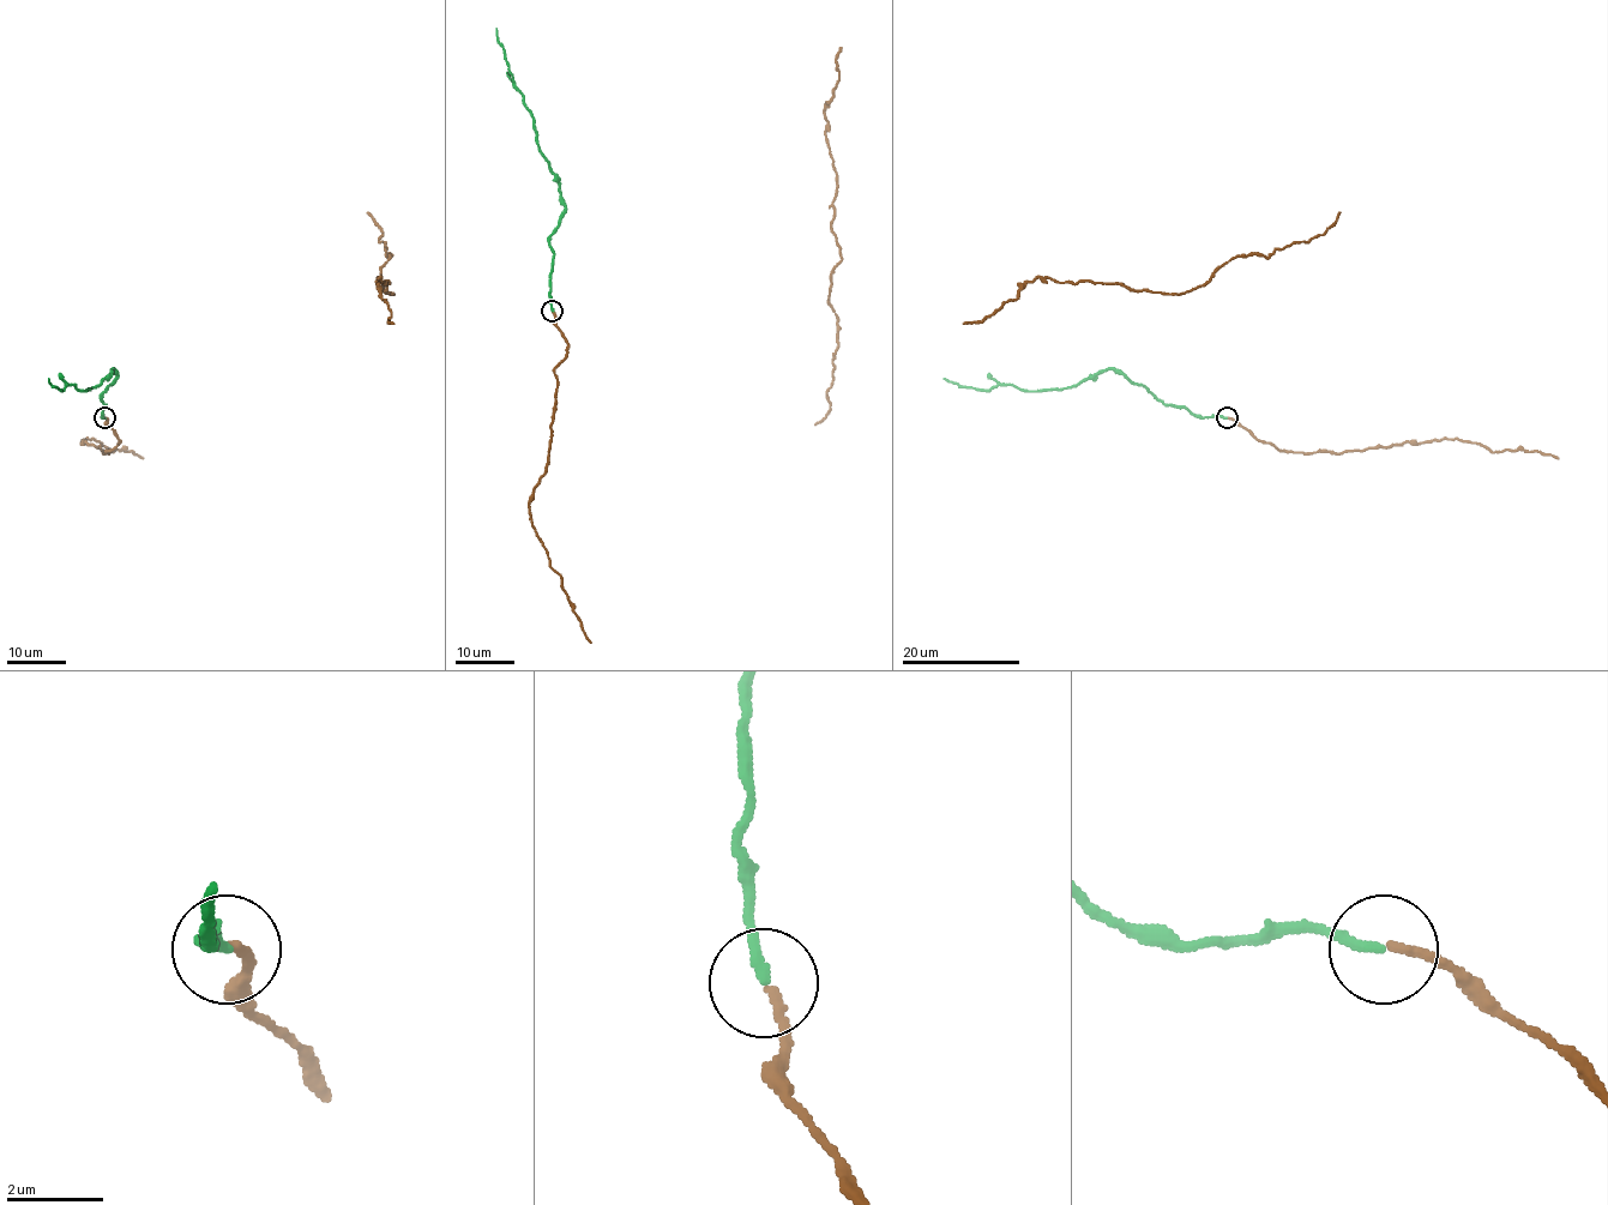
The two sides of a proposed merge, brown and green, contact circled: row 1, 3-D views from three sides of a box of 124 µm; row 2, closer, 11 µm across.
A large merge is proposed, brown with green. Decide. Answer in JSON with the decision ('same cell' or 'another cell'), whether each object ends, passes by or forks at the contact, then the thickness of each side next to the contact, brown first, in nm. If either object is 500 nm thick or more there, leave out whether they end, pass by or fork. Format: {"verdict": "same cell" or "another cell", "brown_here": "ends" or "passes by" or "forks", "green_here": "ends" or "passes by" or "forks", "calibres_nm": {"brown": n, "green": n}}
{"verdict": "same cell", "brown_here": "ends", "green_here": "ends", "calibres_nm": {"brown": 180, "green": 200}}

